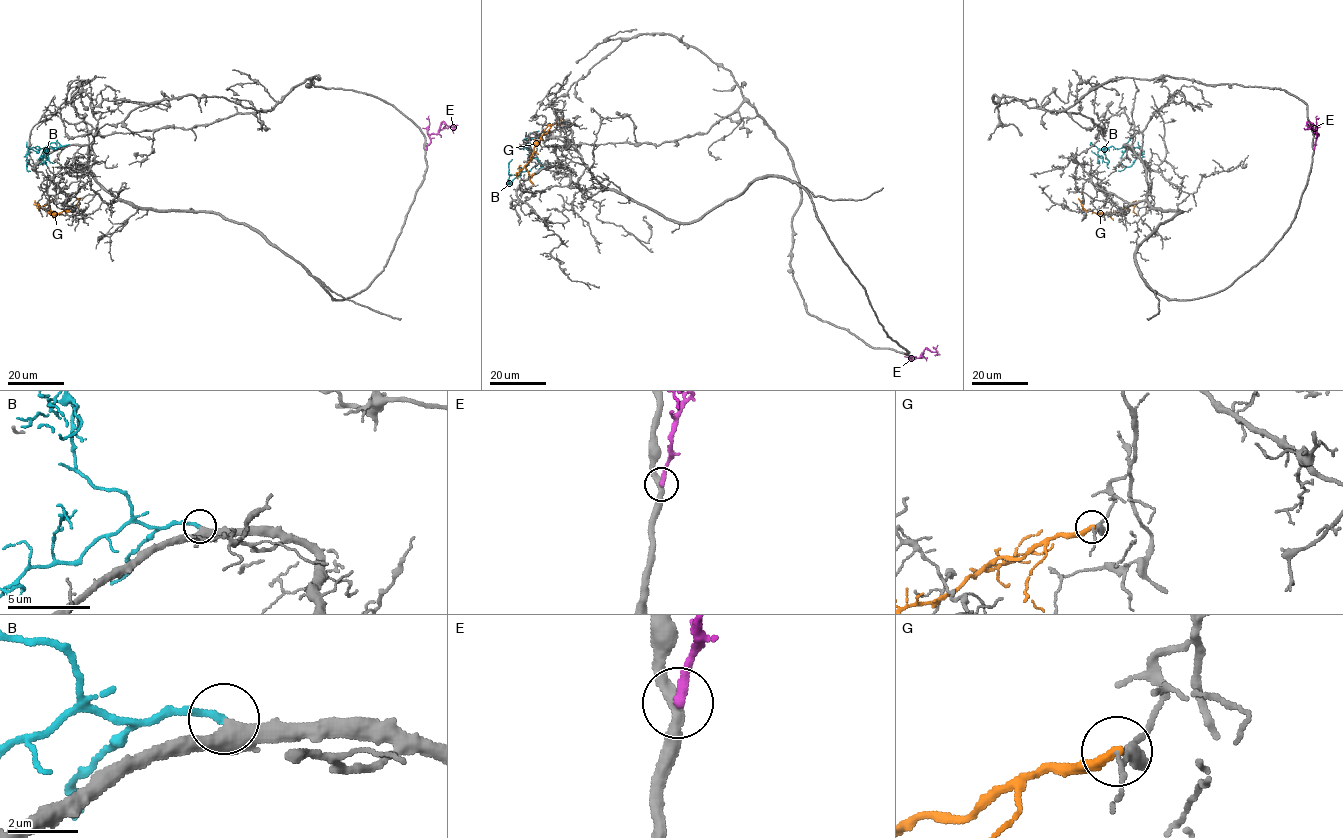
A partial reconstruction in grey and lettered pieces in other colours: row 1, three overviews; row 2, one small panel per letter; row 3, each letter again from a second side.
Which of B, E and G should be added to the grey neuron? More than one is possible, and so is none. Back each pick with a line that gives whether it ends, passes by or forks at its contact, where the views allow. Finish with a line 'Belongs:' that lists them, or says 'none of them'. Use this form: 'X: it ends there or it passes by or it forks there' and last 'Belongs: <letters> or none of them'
B: it ends there
Belongs: B

